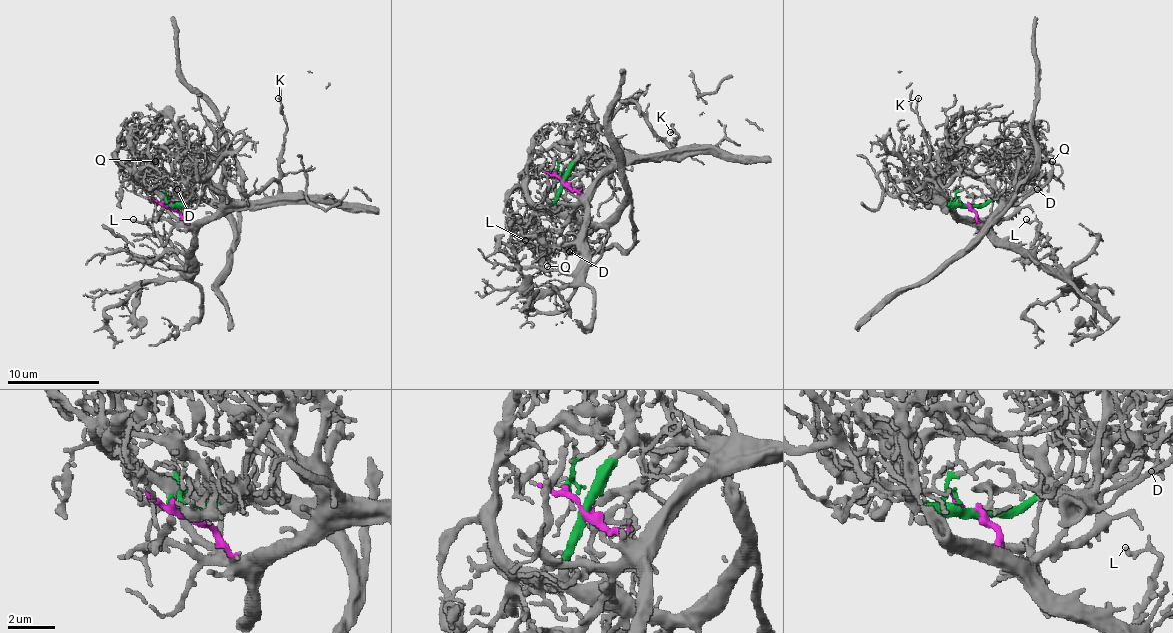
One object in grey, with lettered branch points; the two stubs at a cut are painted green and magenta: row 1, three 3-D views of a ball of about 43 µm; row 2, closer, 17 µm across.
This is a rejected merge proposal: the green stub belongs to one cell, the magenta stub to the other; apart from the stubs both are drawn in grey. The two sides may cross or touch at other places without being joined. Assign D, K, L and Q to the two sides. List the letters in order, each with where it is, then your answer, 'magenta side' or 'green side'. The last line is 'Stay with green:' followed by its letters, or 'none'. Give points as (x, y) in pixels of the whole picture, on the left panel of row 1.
D: at (177, 189); green side
K: at (278, 98); magenta side
L: at (133, 219); magenta side
Q: at (155, 161); green side
Stay with green: D, Q

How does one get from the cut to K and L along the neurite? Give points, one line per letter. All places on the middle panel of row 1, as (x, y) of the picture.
K: (563, 183), (591, 190), (619, 167), (661, 160), (679, 137), (670, 132)
L: (563, 183), (584, 206), (582, 234), (575, 241), (542, 253), (524, 241)

